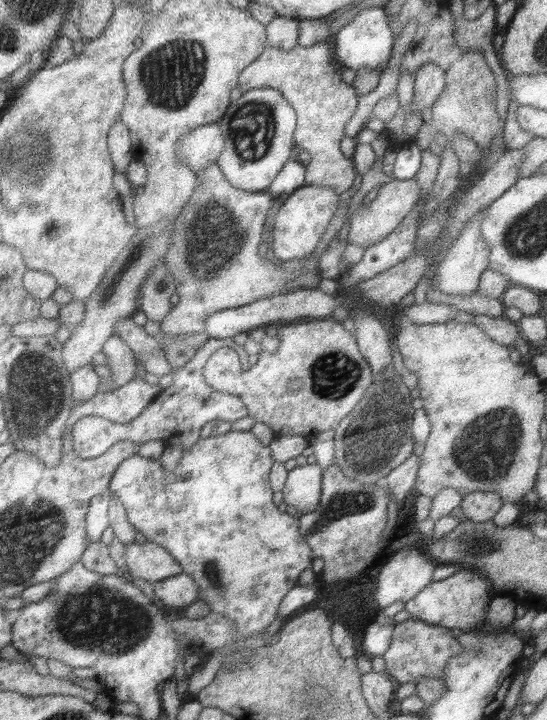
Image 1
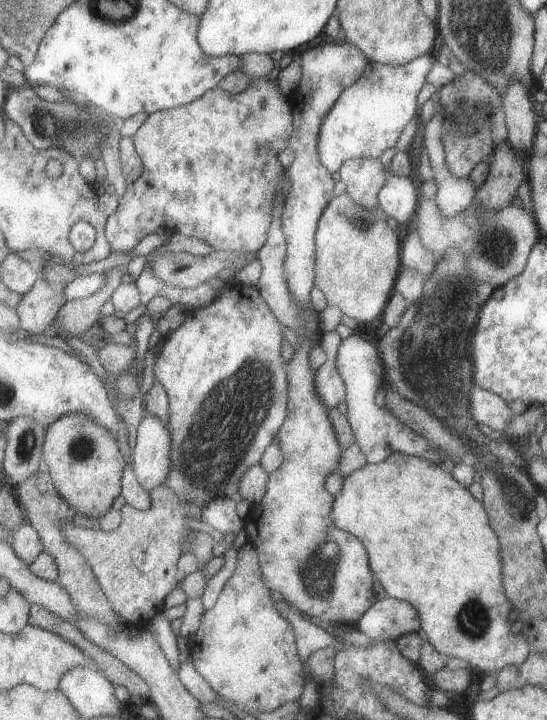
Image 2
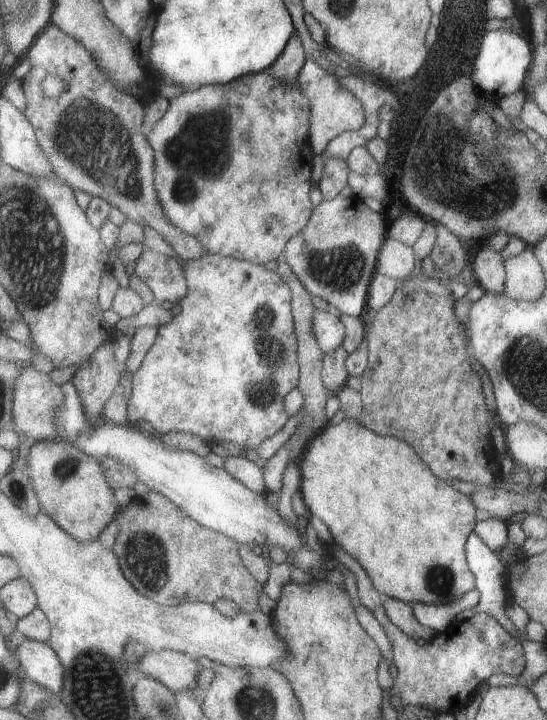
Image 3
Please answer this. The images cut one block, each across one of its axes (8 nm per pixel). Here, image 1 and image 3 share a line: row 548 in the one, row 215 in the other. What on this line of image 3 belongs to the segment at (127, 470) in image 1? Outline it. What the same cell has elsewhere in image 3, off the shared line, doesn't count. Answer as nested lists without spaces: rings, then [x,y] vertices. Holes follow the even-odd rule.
[[[261,72],[261,74],[243,76],[227,84],[209,84],[203,88],[187,90],[185,94],[169,102],[171,106],[167,114],[155,124],[155,128],[147,136],[151,142],[151,148],[155,150],[155,188],[159,190],[159,200],[163,202],[163,210],[169,222],[181,228],[183,232],[195,236],[211,254],[247,260],[257,266],[265,266],[267,262],[273,262],[273,260],[281,262],[281,258],[285,258],[287,244],[291,244],[291,240],[295,240],[295,236],[303,232],[307,224],[311,224],[311,216],[315,212],[315,206],[311,200],[311,188],[315,182],[315,156],[319,154],[319,150],[315,150],[311,144],[311,102],[303,94],[301,86],[285,84],[283,80],[271,76],[271,72]]]

